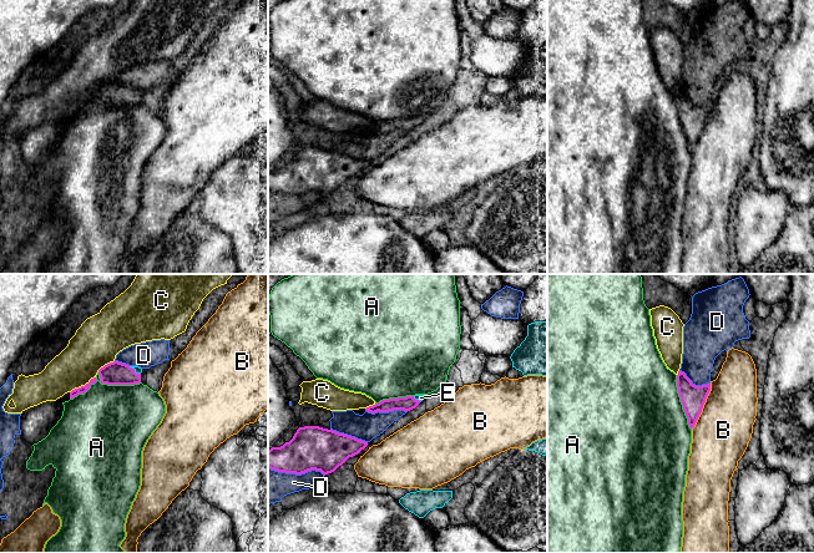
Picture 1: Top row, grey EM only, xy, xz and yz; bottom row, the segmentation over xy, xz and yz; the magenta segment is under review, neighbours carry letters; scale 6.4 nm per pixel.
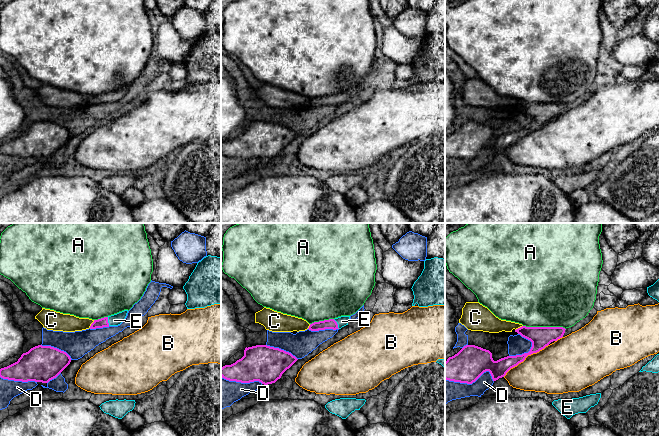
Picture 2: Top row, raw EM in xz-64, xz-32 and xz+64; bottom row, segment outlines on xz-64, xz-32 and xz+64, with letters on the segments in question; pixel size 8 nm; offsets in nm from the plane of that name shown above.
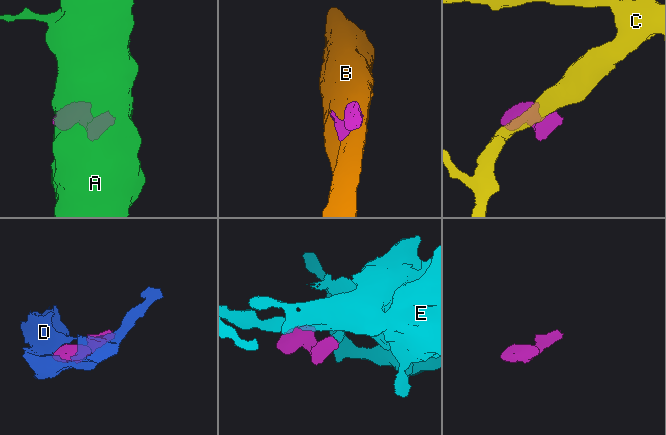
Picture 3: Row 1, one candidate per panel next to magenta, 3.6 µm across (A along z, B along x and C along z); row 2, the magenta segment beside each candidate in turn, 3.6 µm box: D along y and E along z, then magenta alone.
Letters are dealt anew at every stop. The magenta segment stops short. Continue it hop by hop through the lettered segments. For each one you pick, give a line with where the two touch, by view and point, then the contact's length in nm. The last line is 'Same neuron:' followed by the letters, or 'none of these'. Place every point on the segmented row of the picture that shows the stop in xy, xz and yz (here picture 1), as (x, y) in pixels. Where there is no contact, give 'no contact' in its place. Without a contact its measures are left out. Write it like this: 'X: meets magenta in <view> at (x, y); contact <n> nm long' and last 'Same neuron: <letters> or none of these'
E: meets magenta in xy at (134, 371); contact 90 nm long
Same neuron: E

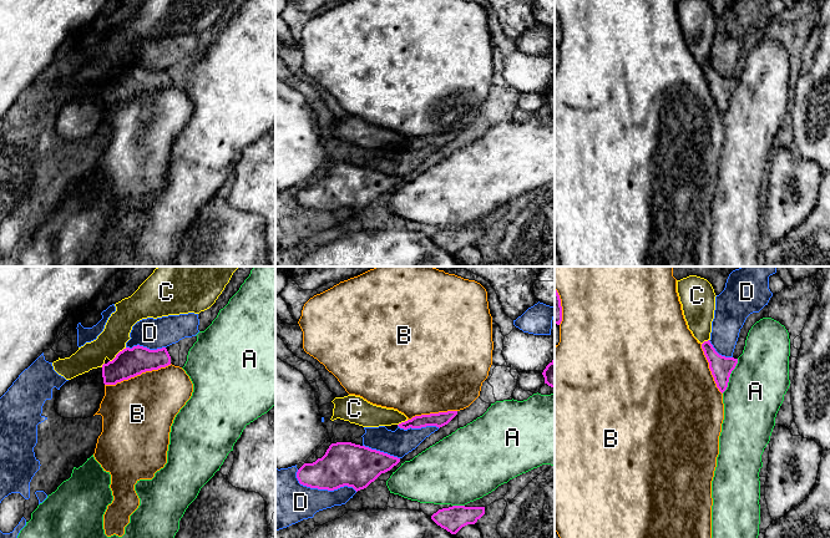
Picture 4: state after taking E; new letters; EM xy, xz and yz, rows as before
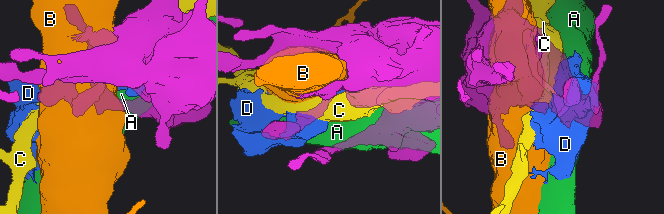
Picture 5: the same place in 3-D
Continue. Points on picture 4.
Same neuron: none of these

